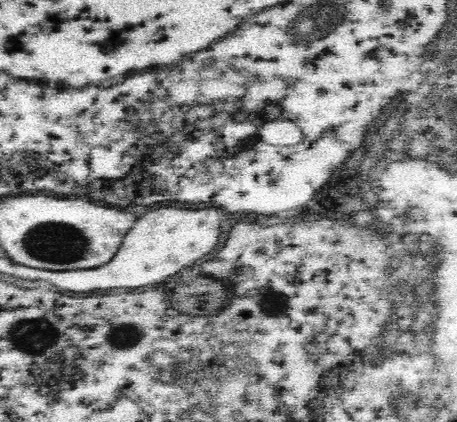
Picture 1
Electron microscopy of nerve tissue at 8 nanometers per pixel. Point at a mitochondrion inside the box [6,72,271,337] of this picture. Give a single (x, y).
(44, 243)

